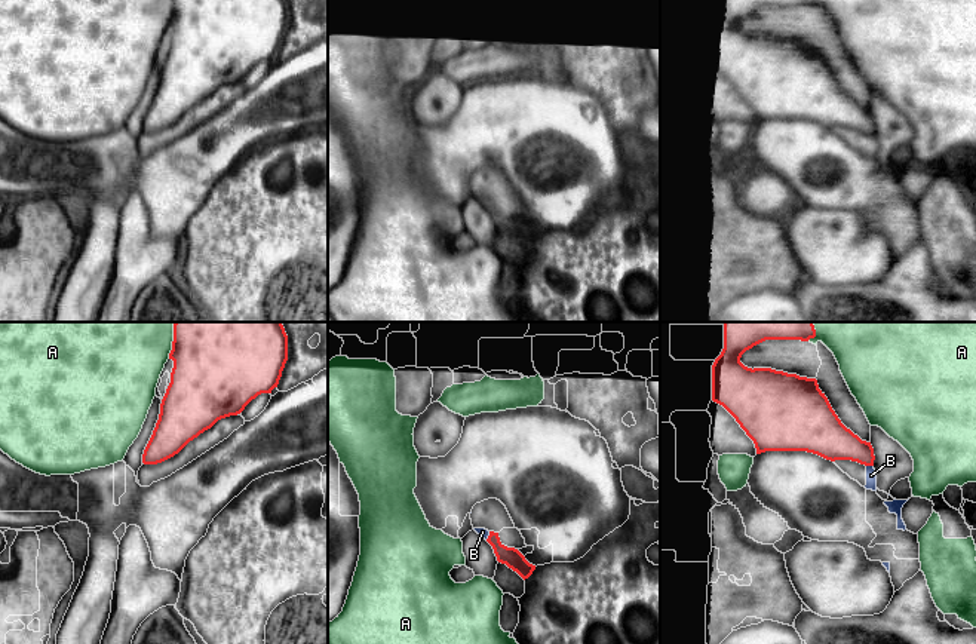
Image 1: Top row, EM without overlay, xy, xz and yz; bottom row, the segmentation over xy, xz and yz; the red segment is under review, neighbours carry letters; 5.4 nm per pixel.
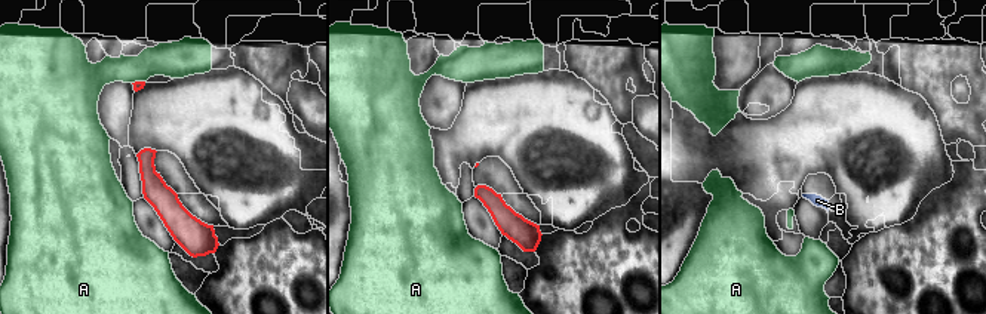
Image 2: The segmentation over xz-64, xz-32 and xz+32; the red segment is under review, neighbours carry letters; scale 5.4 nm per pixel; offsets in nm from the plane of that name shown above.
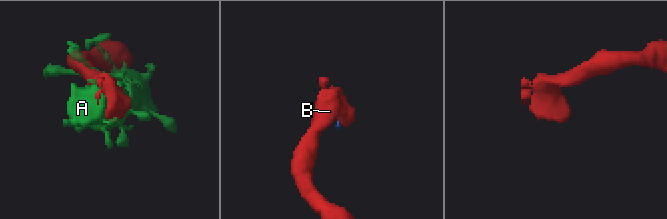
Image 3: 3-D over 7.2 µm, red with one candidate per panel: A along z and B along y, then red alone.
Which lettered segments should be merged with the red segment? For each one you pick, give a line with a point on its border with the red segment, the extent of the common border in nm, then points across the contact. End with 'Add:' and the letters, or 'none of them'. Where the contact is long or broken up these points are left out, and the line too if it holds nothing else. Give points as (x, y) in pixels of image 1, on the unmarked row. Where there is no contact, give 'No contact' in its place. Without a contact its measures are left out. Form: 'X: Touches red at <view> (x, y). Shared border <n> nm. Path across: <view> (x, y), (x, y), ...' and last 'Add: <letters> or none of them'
Add: none of them

